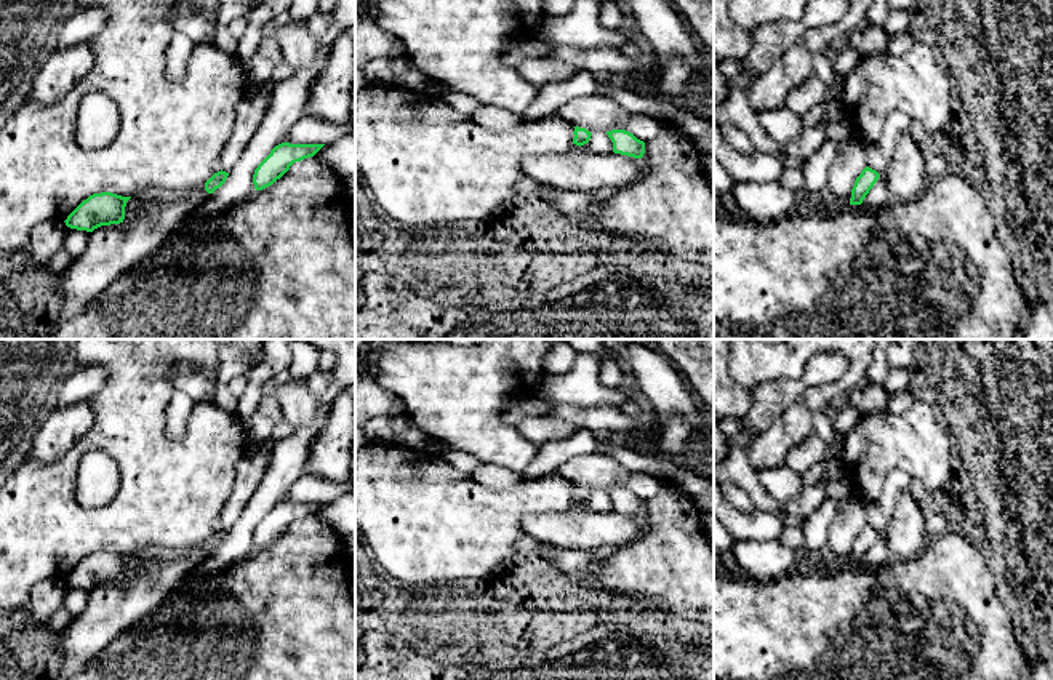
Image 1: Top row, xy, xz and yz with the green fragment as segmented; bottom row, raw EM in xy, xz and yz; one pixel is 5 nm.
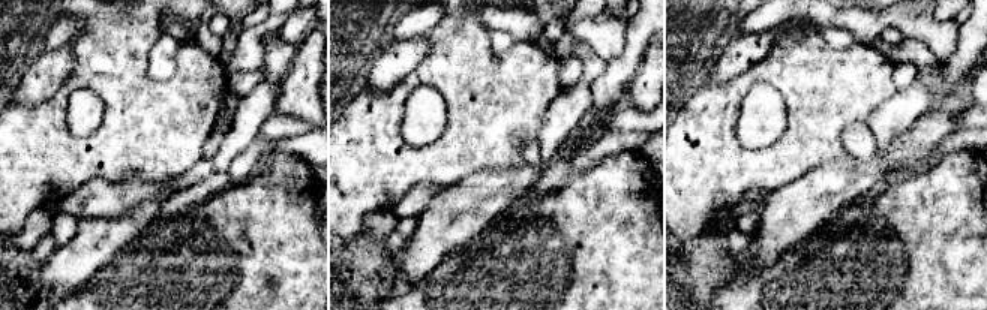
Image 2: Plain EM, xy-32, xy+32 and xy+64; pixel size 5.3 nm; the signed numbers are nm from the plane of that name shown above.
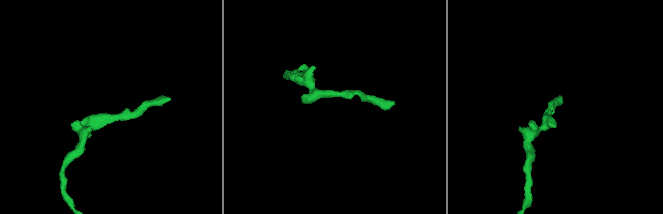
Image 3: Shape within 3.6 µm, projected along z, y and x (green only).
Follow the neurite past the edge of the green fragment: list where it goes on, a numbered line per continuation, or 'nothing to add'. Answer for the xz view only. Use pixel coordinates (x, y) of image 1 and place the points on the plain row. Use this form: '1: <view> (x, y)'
nothing to add

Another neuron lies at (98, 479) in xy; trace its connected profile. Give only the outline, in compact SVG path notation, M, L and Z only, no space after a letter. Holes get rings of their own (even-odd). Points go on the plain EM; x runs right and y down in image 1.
M106 451L85 453L78 462L75 498L82 507L109 504L120 486L120 467Z

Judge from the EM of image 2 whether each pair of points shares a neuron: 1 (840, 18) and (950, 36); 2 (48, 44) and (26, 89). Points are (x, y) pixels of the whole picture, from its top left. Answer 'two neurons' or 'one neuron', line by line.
1: one neuron
2: two neurons

